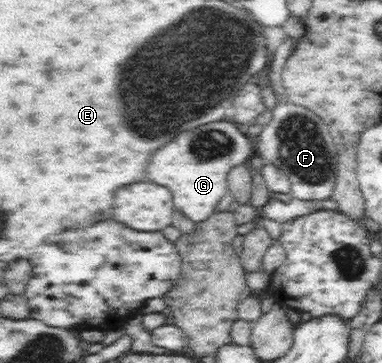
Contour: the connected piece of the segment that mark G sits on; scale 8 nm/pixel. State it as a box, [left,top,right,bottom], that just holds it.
[146,119,255,223]

